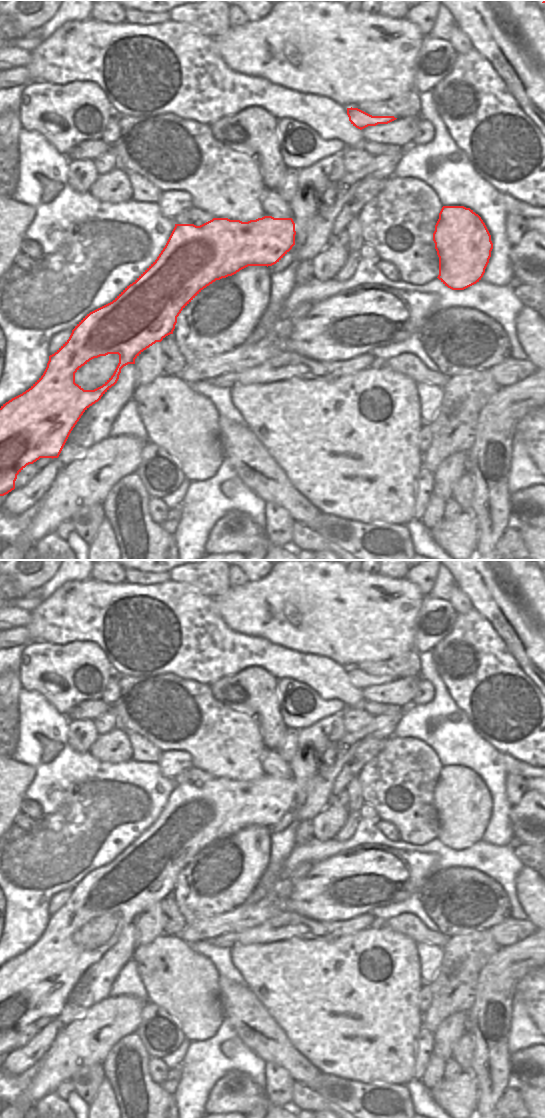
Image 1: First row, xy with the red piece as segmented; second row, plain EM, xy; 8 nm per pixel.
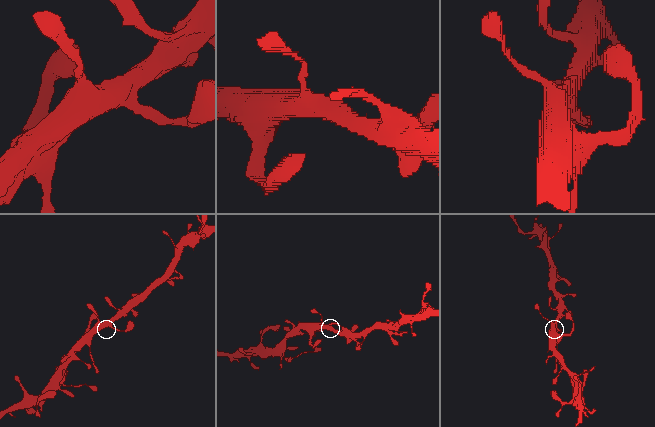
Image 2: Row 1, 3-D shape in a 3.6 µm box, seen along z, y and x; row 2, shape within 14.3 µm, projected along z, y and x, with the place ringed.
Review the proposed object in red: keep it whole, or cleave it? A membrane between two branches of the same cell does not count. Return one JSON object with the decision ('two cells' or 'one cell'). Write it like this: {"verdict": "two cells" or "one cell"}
{"verdict": "one cell"}

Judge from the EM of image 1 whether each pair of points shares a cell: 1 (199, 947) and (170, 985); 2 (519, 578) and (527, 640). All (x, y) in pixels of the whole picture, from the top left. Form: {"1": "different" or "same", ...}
{"1": "different", "2": "same"}

